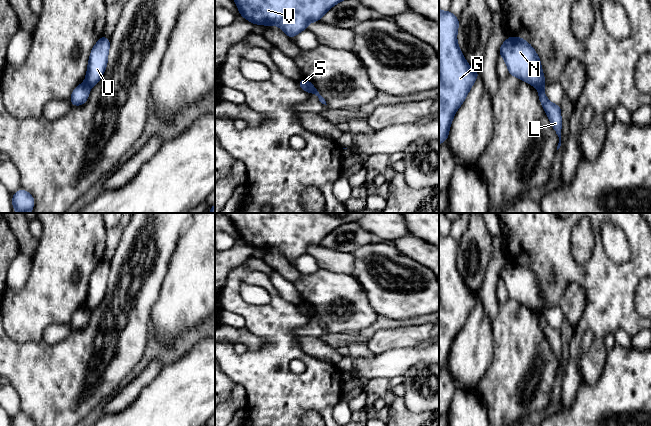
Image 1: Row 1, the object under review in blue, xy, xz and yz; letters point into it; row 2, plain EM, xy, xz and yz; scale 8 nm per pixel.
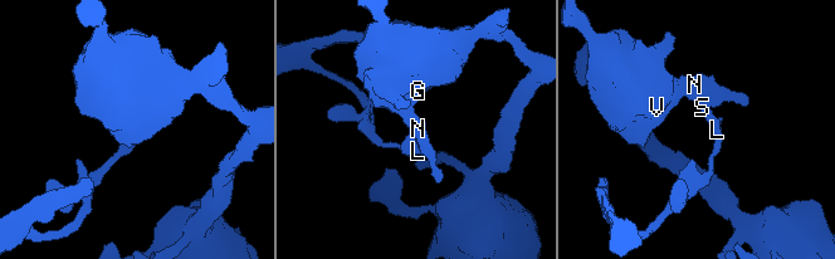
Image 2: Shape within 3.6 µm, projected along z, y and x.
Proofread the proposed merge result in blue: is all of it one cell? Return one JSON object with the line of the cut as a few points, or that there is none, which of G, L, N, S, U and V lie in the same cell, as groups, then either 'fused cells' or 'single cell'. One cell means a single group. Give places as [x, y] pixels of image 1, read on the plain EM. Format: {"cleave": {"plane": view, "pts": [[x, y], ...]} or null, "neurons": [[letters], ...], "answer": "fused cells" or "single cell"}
{"cleave": {"plane": "yz", "pts": [[536, 310], [542, 312]]}, "neurons": [["G", "N", "U", "V"], ["L", "S"]], "answer": "fused cells"}

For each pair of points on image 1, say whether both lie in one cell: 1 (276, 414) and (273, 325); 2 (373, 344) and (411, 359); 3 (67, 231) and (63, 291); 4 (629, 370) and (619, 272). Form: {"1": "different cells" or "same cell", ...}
{"1": "same cell", "2": "different cells", "3": "same cell", "4": "different cells"}

